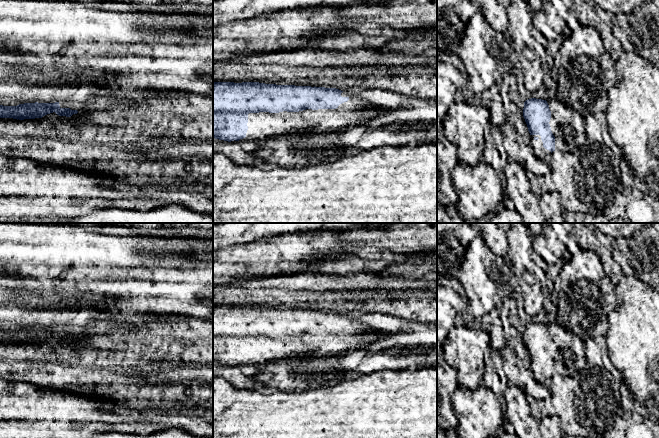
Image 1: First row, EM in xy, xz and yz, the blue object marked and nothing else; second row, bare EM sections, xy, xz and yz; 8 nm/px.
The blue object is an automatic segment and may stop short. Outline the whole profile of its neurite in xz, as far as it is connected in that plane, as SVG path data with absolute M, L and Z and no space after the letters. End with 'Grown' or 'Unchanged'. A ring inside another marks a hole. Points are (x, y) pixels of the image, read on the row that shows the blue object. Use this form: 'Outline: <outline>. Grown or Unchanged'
Outline: M213 82L213 138L228 142L237 142L240 139L246 141L257 141L266 138L272 138L283 134L328 134L334 131L345 131L350 127L360 126L374 123L374 120L365 117L363 112L368 109L383 109L371 103L360 96L350 95L336 88L311 87L311 86L295 86L295 85L276 85L265 84L259 82Z. Grown

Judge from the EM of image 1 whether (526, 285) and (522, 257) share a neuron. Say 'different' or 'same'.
same

